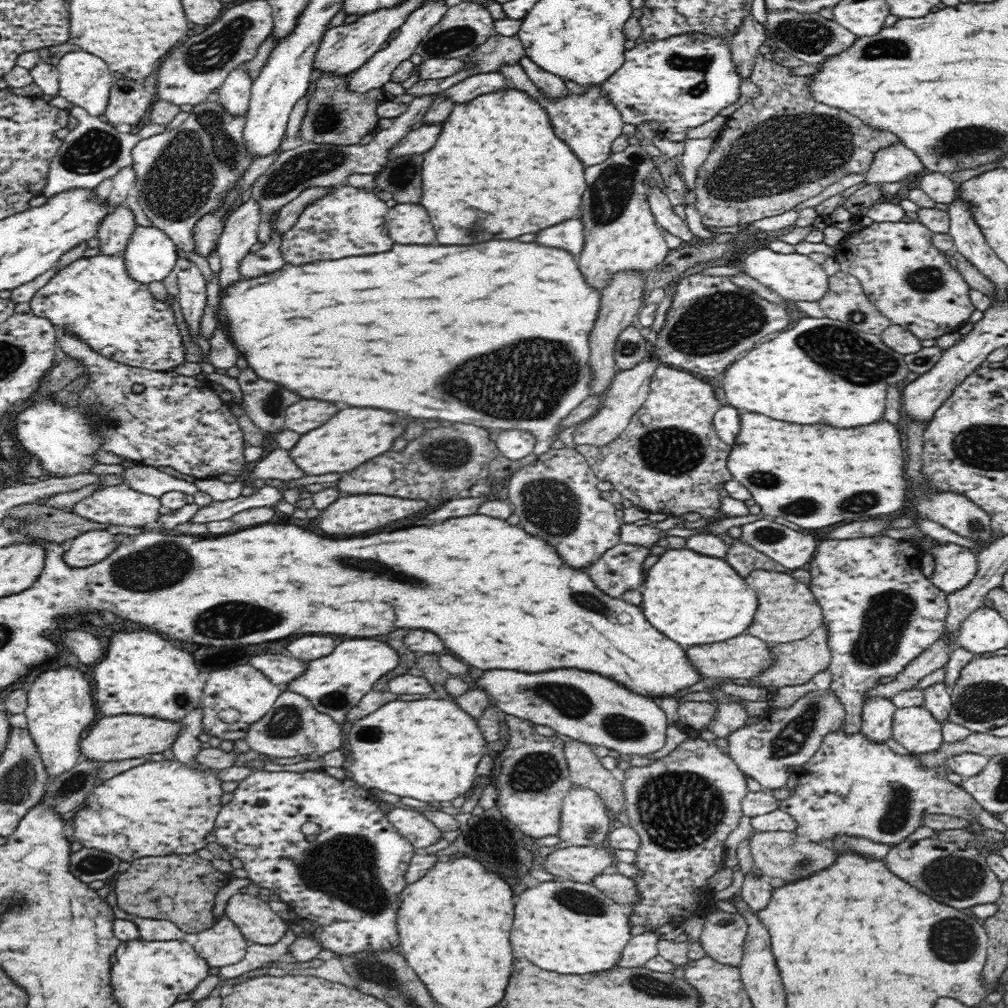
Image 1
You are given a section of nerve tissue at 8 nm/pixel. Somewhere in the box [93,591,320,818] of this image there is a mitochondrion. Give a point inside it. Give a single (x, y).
(228, 621)

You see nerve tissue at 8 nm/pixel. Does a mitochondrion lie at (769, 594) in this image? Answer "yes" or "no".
no

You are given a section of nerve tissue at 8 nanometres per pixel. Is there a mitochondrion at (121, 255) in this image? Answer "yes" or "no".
no

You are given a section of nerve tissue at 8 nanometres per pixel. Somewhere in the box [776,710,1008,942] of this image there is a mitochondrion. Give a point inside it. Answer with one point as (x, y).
(952, 878)

